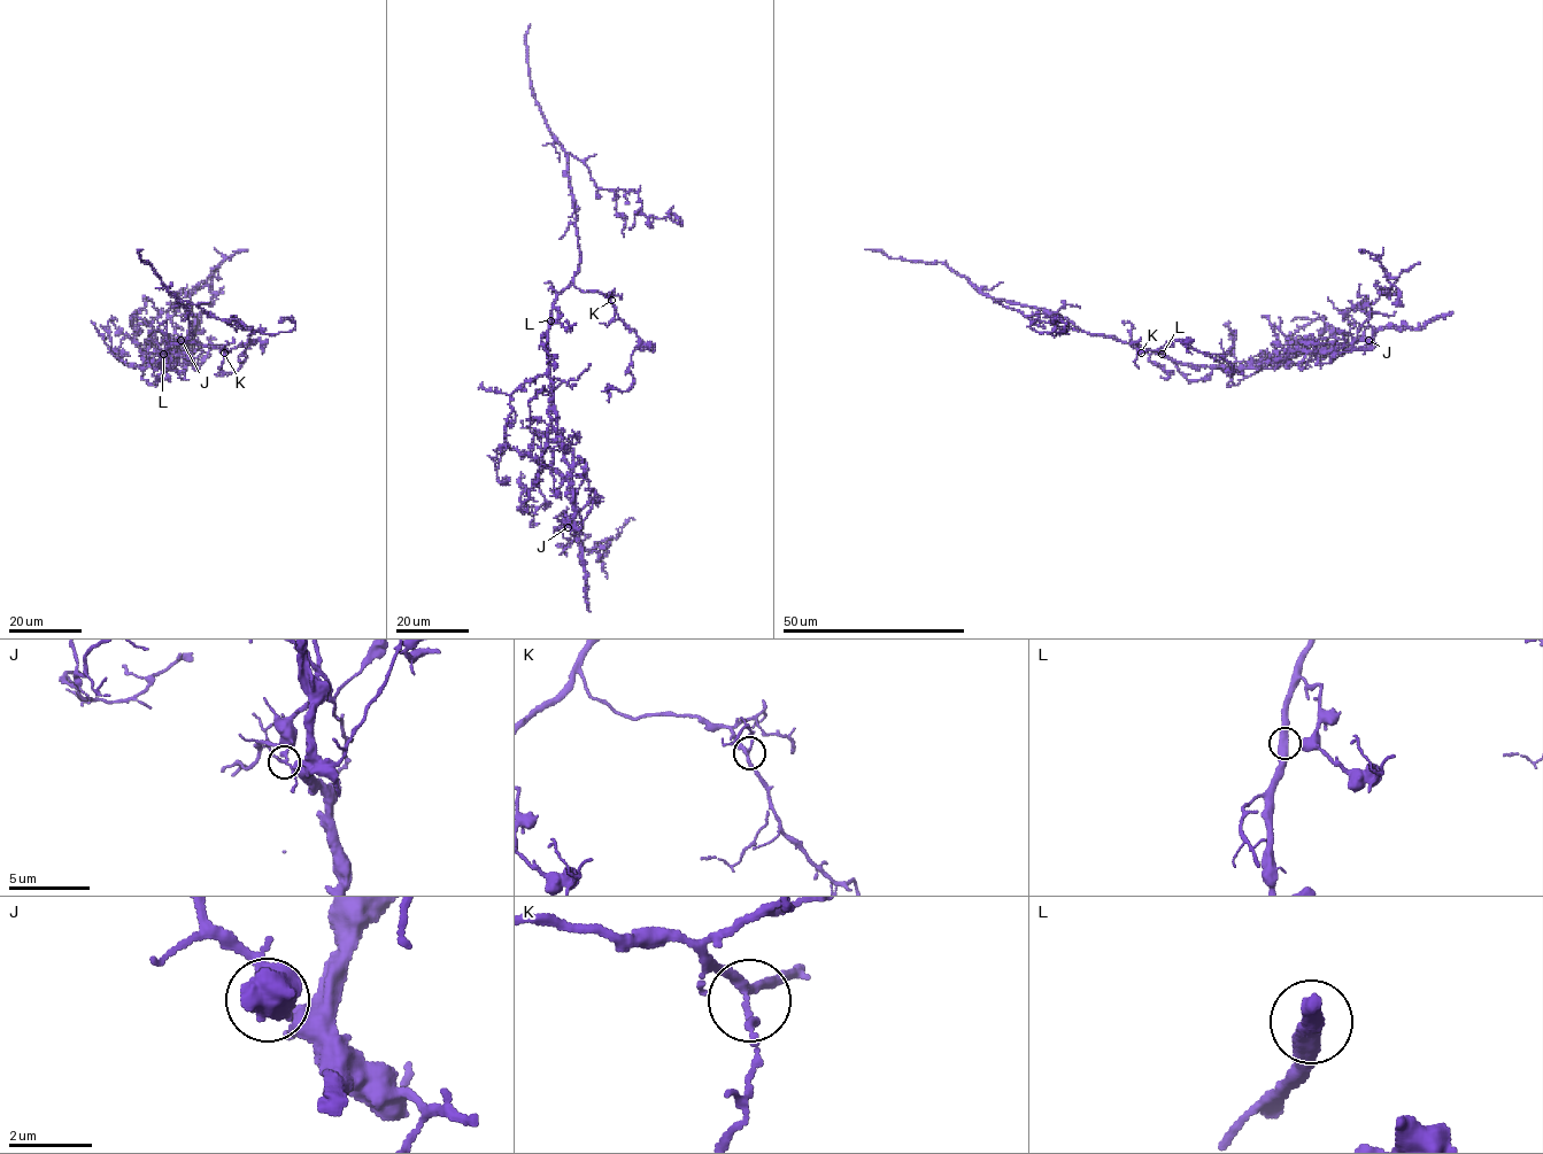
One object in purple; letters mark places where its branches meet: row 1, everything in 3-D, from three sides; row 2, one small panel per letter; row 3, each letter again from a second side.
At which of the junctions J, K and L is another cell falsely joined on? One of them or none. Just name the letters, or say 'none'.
J

